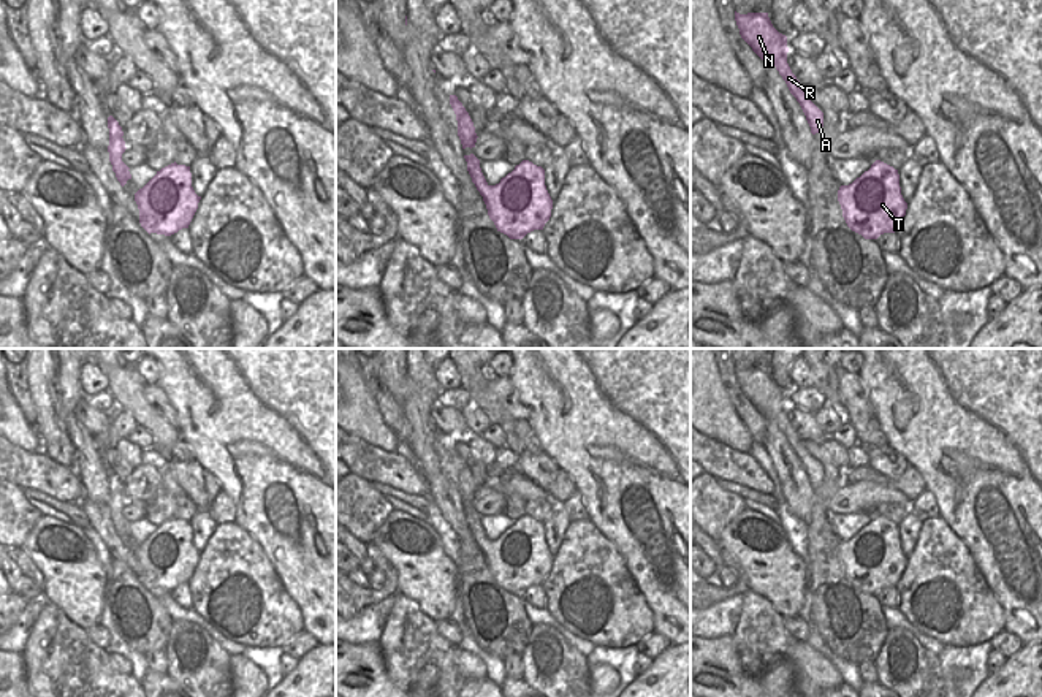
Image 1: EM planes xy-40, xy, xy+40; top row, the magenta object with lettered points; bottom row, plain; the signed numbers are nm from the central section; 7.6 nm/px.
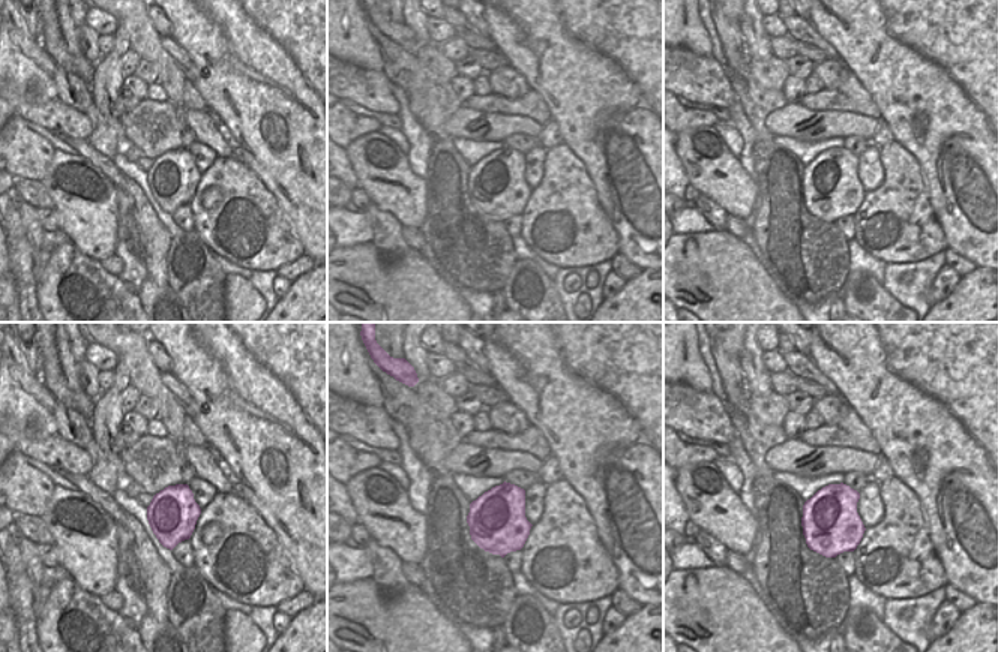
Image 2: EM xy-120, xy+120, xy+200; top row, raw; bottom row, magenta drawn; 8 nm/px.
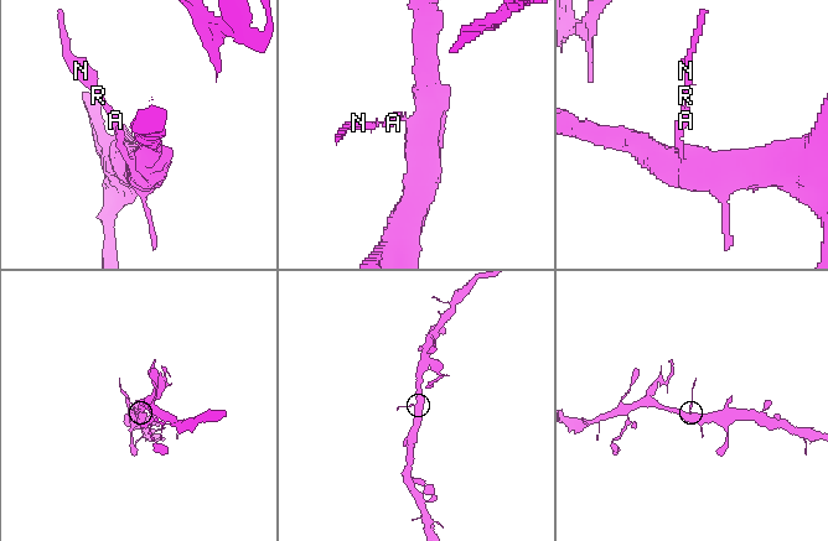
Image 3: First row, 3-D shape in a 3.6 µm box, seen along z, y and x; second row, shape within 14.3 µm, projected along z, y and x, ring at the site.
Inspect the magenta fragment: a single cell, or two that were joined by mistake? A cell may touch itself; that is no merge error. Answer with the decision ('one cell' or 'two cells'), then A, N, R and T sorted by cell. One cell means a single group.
one cell | A N R T

